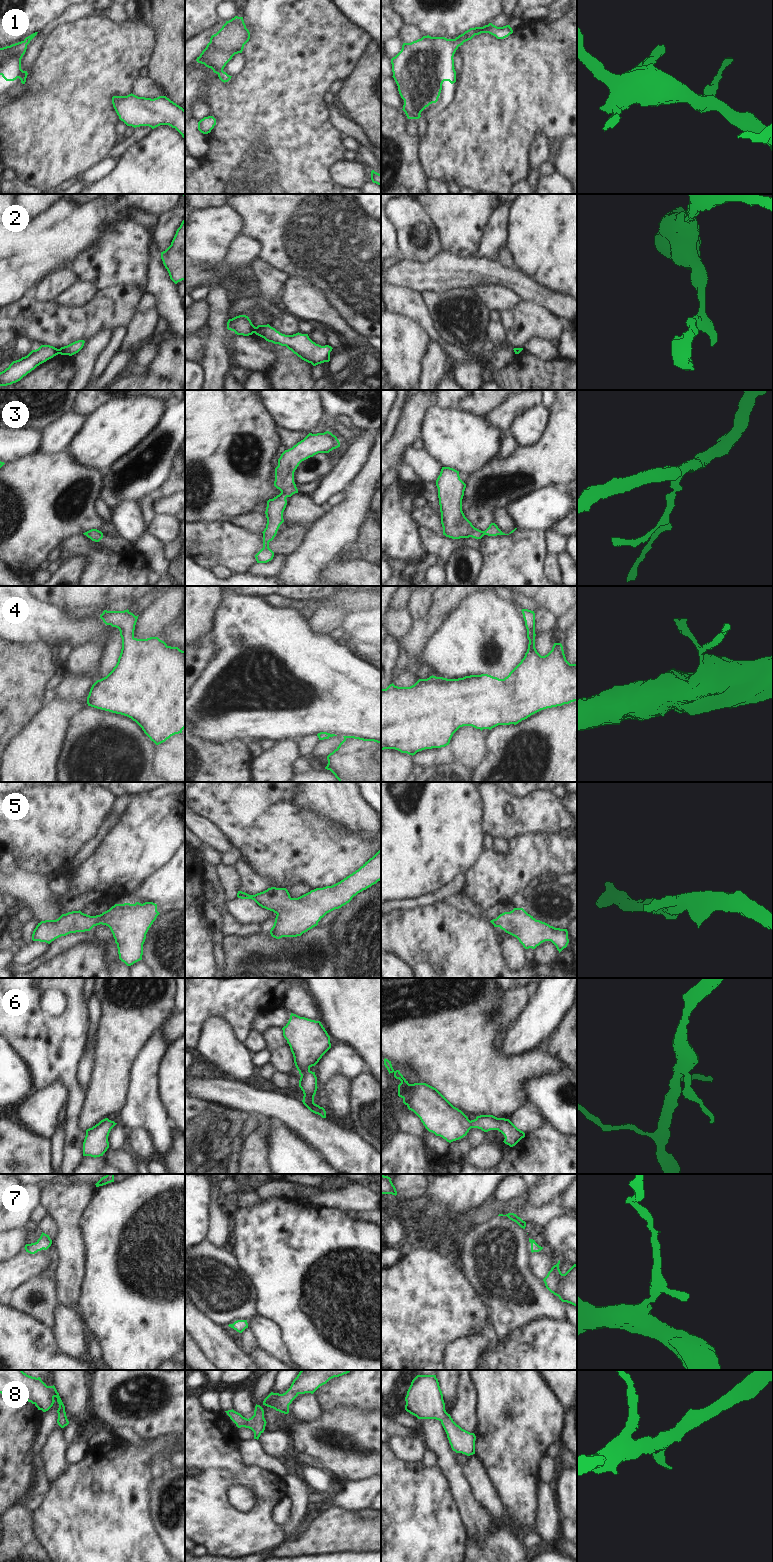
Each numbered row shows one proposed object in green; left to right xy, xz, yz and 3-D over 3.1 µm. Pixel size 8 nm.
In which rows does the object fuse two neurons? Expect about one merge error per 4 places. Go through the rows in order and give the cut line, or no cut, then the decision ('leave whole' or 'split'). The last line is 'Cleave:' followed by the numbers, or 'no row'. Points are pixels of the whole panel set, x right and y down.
1: no cut | leave whole
2: xz (256, 327), (253, 332) | split
3: no cut | leave whole
4: no cut | leave whole
5: no cut | leave whole
6: no cut | leave whole
7: no cut | leave whole
8: no cut | leave whole
Cleave: 2

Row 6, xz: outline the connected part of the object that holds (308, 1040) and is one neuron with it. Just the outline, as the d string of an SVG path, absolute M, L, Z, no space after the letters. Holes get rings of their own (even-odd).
M293 1013L282 1030L293 1054L295 1066L301 1075L299 1087L304 1094L302 1102L311 1112L326 1118L325 1109L314 1103L318 1088L317 1077L310 1068L331 1048L330 1036L320 1021Z

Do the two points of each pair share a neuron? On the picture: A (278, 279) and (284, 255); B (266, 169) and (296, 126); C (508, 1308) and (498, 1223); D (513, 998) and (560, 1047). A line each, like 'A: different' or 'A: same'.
A: different
B: same
C: same
D: different

